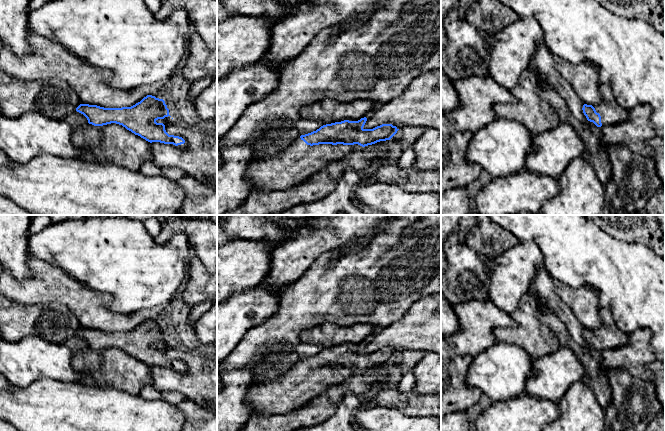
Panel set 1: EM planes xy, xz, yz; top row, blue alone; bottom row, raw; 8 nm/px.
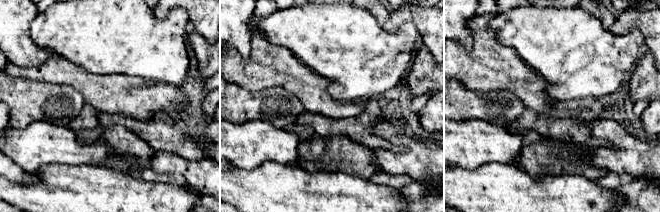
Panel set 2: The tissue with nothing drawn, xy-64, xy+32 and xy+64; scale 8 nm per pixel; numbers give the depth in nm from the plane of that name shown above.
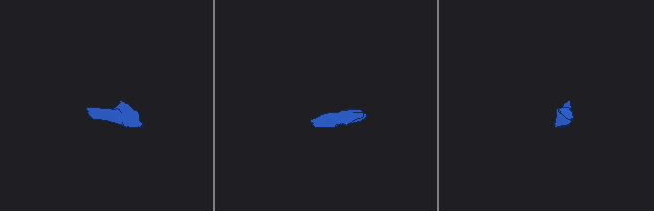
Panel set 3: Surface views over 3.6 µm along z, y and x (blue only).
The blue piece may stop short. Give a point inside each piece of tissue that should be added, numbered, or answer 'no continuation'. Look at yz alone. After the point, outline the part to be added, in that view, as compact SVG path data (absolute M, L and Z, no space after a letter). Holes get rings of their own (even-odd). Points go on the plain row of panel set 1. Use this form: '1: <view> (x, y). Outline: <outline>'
1: yz (611, 337). Outline: M600 308L599 314L602 323L598 328L593 329L593 331L601 340L601 351L625 345L627 343L627 334L616 326L611 311L606 308Z

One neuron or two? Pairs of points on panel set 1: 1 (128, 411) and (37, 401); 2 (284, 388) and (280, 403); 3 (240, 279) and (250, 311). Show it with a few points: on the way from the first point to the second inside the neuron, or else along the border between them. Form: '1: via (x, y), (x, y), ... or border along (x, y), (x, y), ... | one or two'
1: via (105, 411), (60, 410) | one
2: via (284, 392), (280, 399) | one
3: border along (262, 280), (254, 286), (241, 290) | two

